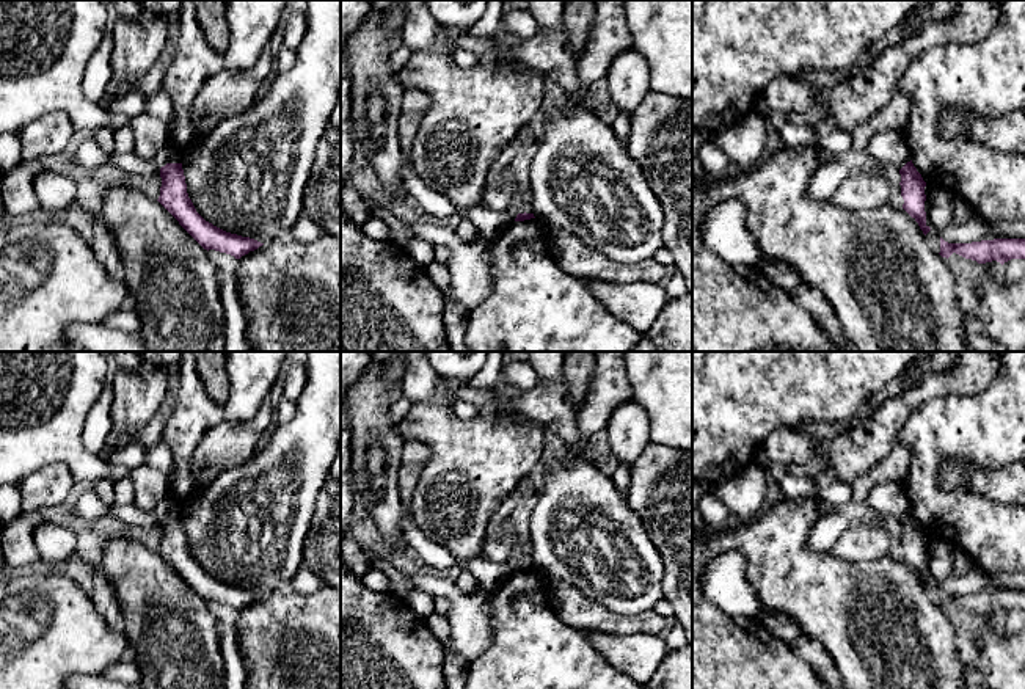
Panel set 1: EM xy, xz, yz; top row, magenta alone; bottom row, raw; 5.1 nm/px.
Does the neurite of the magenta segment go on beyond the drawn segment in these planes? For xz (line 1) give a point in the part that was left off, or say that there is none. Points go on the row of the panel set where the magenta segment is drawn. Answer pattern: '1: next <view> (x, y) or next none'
1: next none

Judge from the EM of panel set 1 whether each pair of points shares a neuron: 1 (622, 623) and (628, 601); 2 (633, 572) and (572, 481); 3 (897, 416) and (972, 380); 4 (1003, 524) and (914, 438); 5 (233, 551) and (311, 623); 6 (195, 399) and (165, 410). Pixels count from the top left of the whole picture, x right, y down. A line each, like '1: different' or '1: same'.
1: different
2: same
3: same
4: same
5: different
6: different

